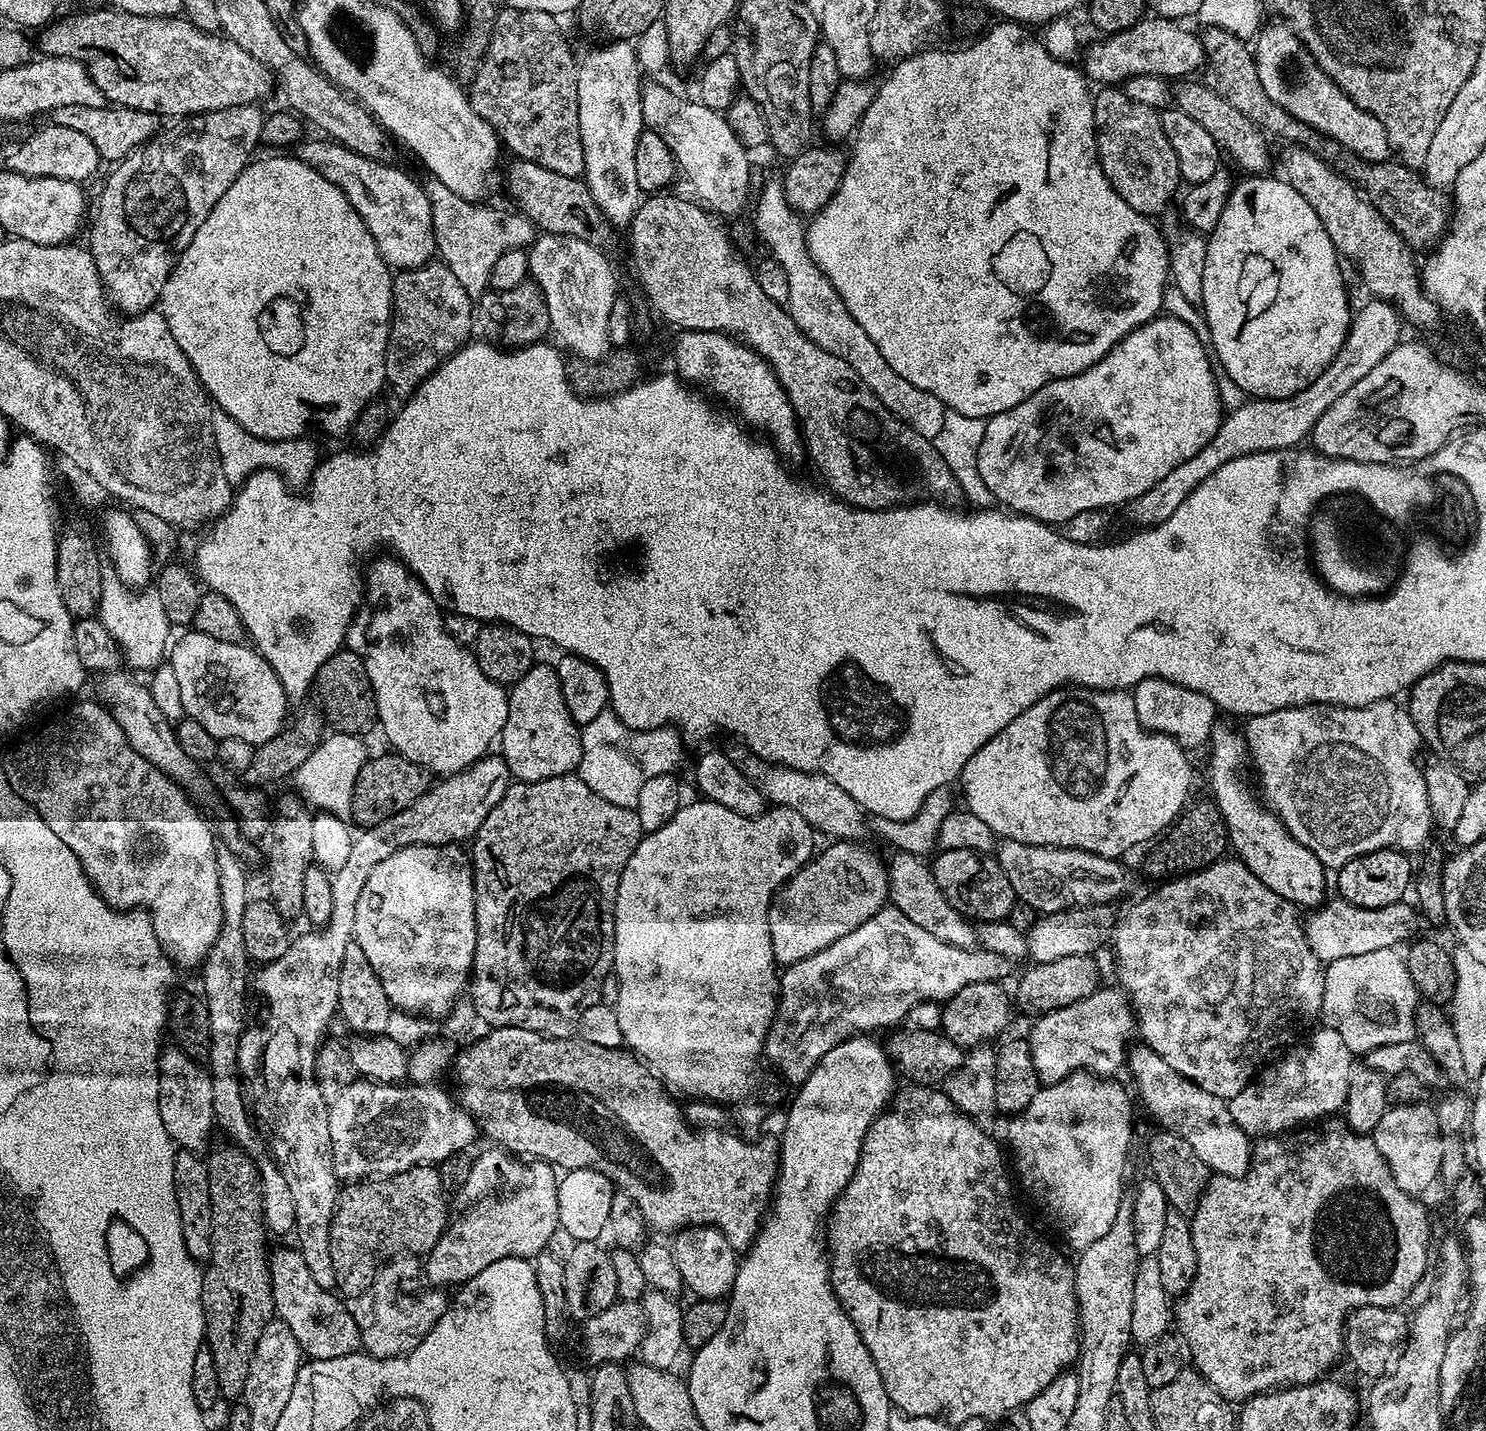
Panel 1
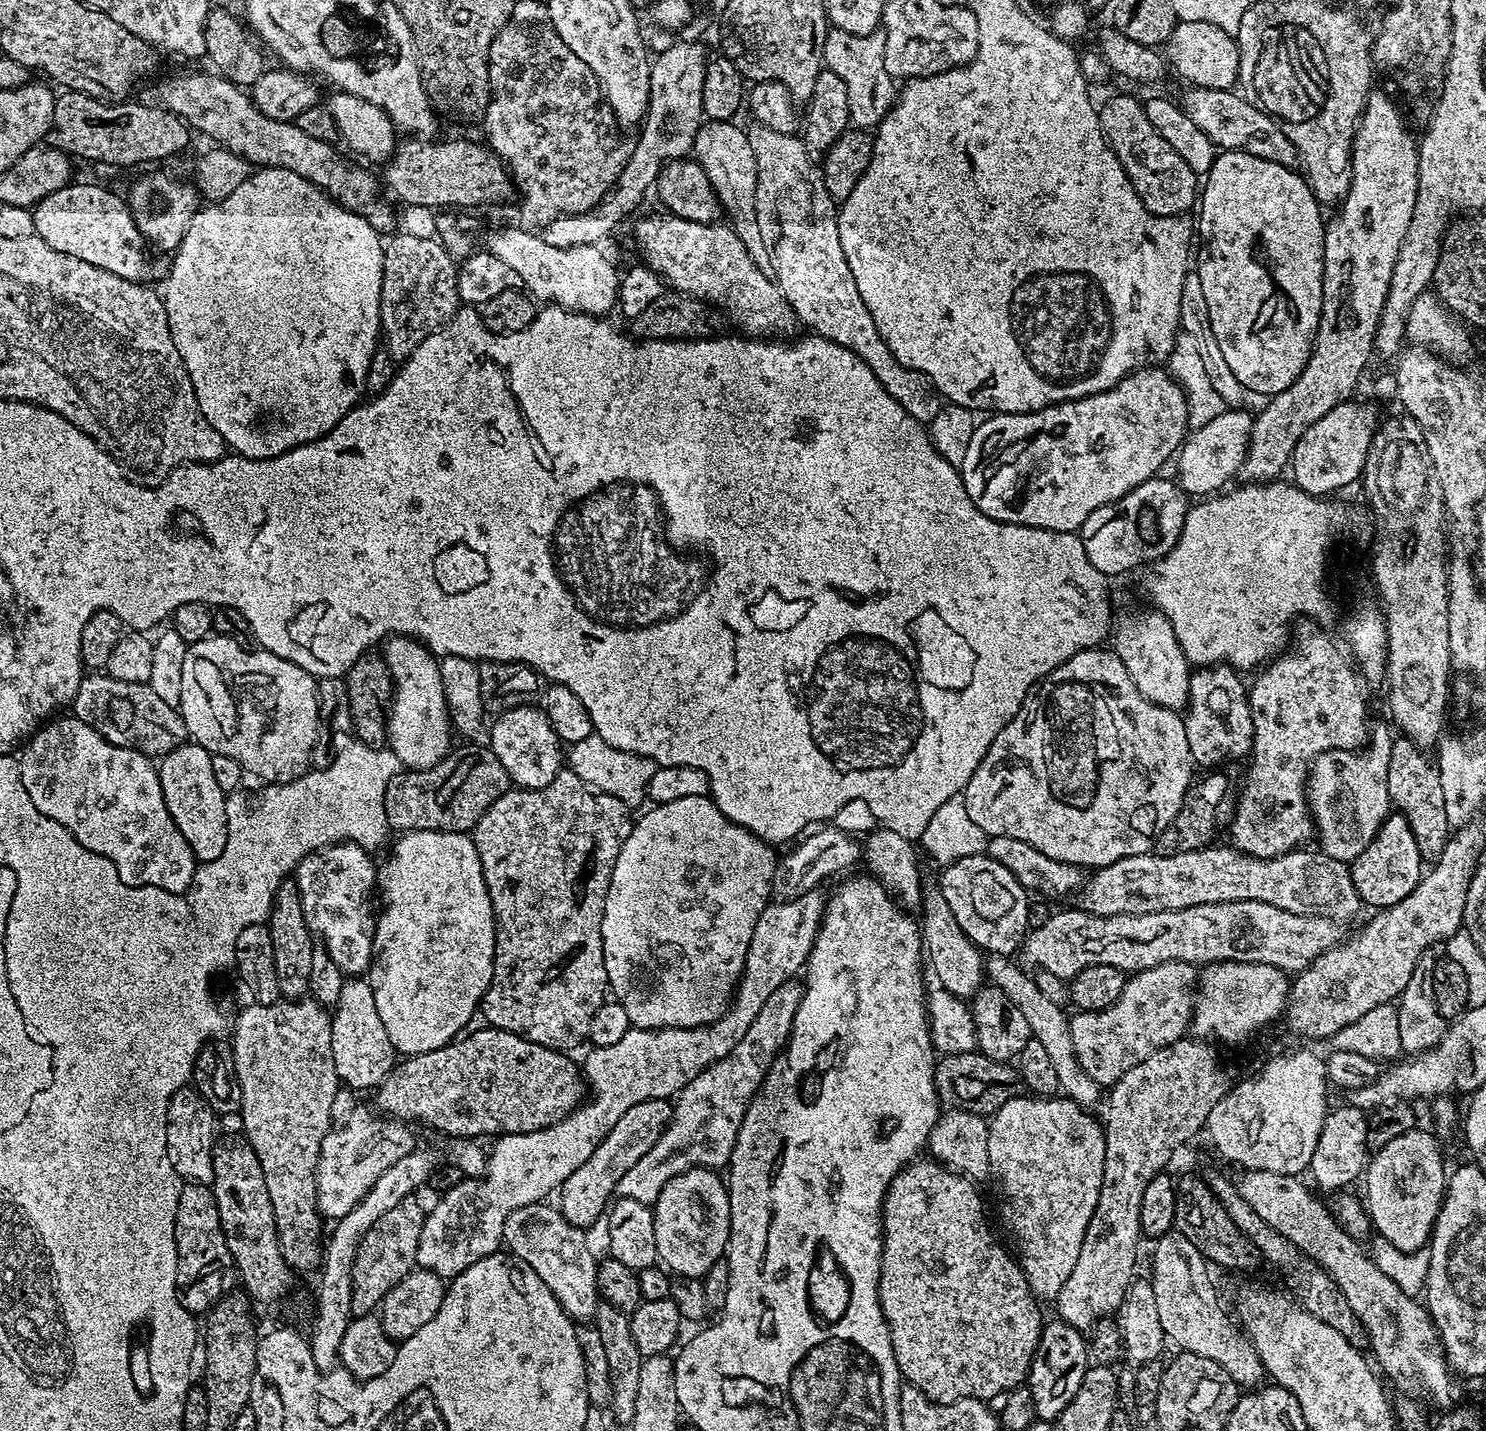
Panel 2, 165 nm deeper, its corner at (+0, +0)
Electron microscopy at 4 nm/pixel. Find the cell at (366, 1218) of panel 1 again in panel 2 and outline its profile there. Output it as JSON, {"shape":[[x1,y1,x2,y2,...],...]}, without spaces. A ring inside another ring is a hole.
{"shape":[[409,1198,398,1202,394,1210,386,1210,386,1214,382,1214,382,1218,378,1218,374,1226,370,1226,370,1231,366,1238,362,1238,362,1246,358,1246,358,1254,354,1258,353,1317,375,1313,384,1303,385,1294,394,1290,394,1286,398,1286,398,1282,402,1282,402,1278,406,1278,406,1274,417,1267,418,1238,422,1238,425,1215,425,1205,420,1205,416,1198]]}

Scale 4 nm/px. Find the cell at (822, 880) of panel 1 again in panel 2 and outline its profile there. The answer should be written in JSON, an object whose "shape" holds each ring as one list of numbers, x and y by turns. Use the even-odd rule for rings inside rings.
{"shape":[[815,890,793,900,772,902,762,910,750,938,744,973,740,975,732,1002,728,1005,728,1011,713,1024,702,1028,632,1028,620,1041,614,1042,614,1046,592,1048,584,1064,582,1060,582,1076,590,1089,590,1096,596,1100,589,1099,581,1103,569,1116,549,1128,537,1132,509,1132,501,1135,497,1139,500,1141,487,1153,484,1175,480,1179,461,1179,461,1184,454,1185,433,1208,427,1209,422,1238,418,1238,417,1265,439,1276,454,1278,474,1266,474,1262,501,1251,504,1244,503,1226,506,1225,507,1216,519,1207,547,1201,548,1195,552,1191,555,1193,570,1178,570,1174,594,1154,595,1148,610,1134,611,1128,626,1110,640,1102,646,1102,647,1099,667,1100,675,1097,681,1088,698,1078,698,1074,702,1074,710,1065,725,1060,734,1050,734,1046,742,1042,742,1034,750,1030,750,1024,754,1022,754,1018,758,1018,762,1006,766,1006,766,998,770,998,770,994,774,994,778,986,793,979,799,968,801,971,807,965,808,955,816,941,816,932,824,923,826,896,822,892]]}

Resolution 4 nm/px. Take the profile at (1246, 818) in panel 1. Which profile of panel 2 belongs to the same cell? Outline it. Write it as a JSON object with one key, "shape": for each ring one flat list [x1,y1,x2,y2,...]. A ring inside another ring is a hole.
{"shape":[[1226,664,1200,666,1192,672,1190,694,1184,716,1186,742,1190,742,1193,761,1212,770,1224,759,1243,761,1254,742,1254,718,1248,701,1249,689,1240,681,1241,673]]}

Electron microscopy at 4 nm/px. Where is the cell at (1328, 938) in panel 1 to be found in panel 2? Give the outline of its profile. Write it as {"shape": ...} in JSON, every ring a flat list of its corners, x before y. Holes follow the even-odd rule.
{"shape":[[1235,900,1234,902,1214,902,1202,906,1190,906,1182,910,1166,910,1150,914,1118,914,1117,916,1095,916,1089,912,1056,912,1049,920,1033,927,1024,937,1022,957,1025,965,1033,964,1033,969,1050,971,1058,978,1071,981,1082,969,1095,964,1114,966,1125,974,1135,974,1165,964,1171,960,1181,960,1187,964,1207,966,1221,964,1224,960,1246,962,1247,964,1269,964,1282,968,1289,974,1299,974,1313,960,1341,943,1341,925,1330,918,1290,914,1290,910,1278,910,1270,902]]}

